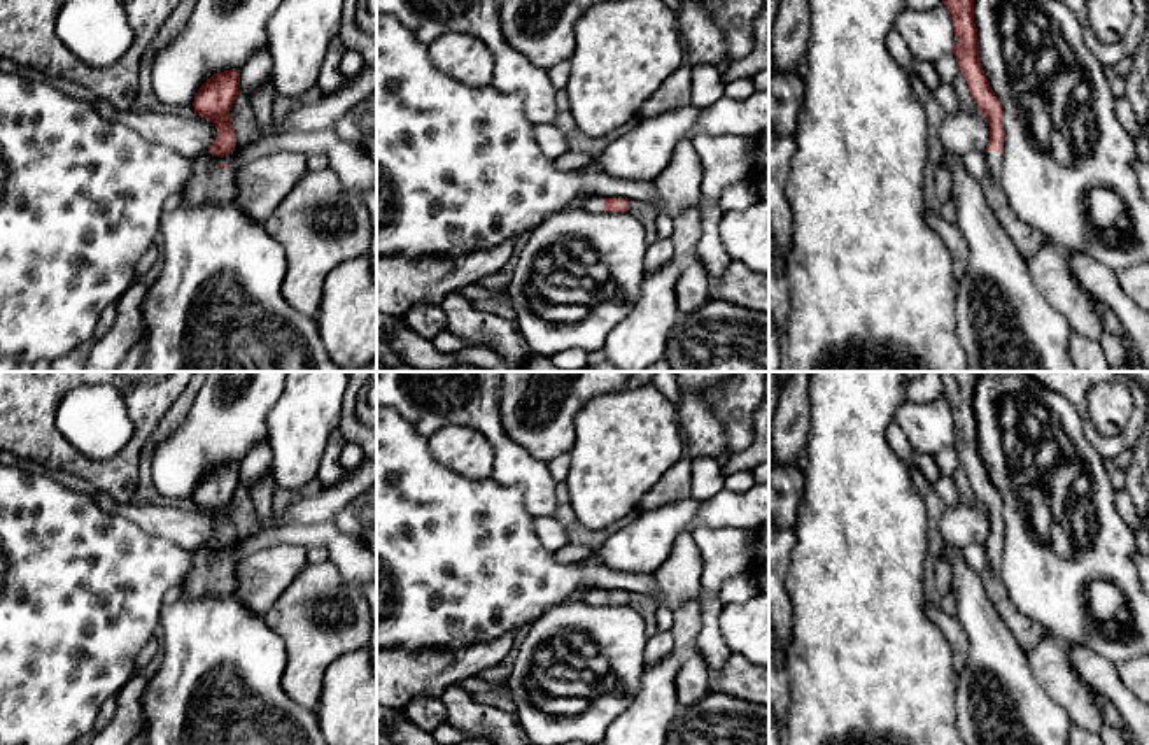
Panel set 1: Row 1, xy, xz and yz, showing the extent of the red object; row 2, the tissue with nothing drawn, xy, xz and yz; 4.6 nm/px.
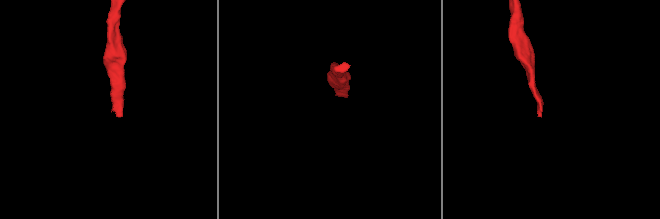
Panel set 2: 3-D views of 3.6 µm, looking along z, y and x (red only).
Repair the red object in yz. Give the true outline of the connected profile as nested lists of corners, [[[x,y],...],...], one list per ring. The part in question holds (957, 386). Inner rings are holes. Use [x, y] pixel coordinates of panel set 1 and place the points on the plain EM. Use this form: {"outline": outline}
{"outline": [[[937,372],[942,379],[942,396],[946,398],[956,428],[953,447],[963,466],[970,487],[990,517],[990,535],[984,543],[986,561],[979,571],[983,587],[993,607],[1011,629],[1018,643],[1028,650],[1046,635],[1044,629],[1023,615],[1009,600],[1002,582],[1002,545],[1005,524],[1002,519],[1002,498],[995,489],[979,452],[977,421],[974,415],[974,386],[977,372]]]}

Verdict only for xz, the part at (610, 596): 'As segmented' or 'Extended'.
Extended

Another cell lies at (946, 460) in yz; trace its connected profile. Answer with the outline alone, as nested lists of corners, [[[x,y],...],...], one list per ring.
[[[953,445],[937,452],[934,459],[942,475],[953,475],[960,466],[960,459]]]

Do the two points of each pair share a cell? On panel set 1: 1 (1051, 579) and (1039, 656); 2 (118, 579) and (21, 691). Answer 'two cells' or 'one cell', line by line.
1: two cells
2: one cell

